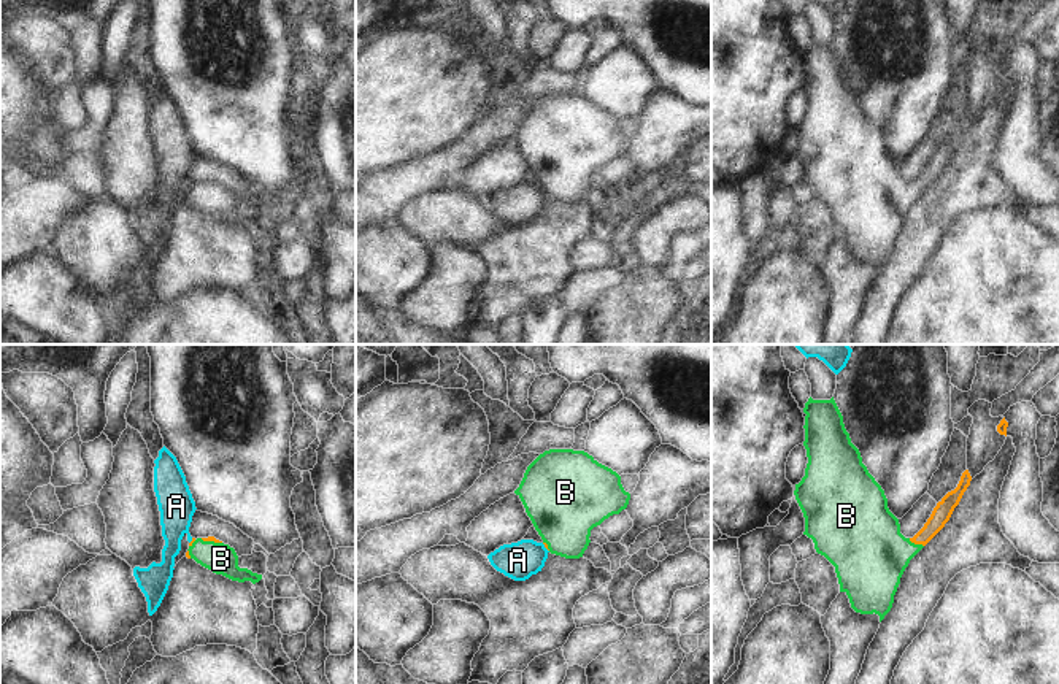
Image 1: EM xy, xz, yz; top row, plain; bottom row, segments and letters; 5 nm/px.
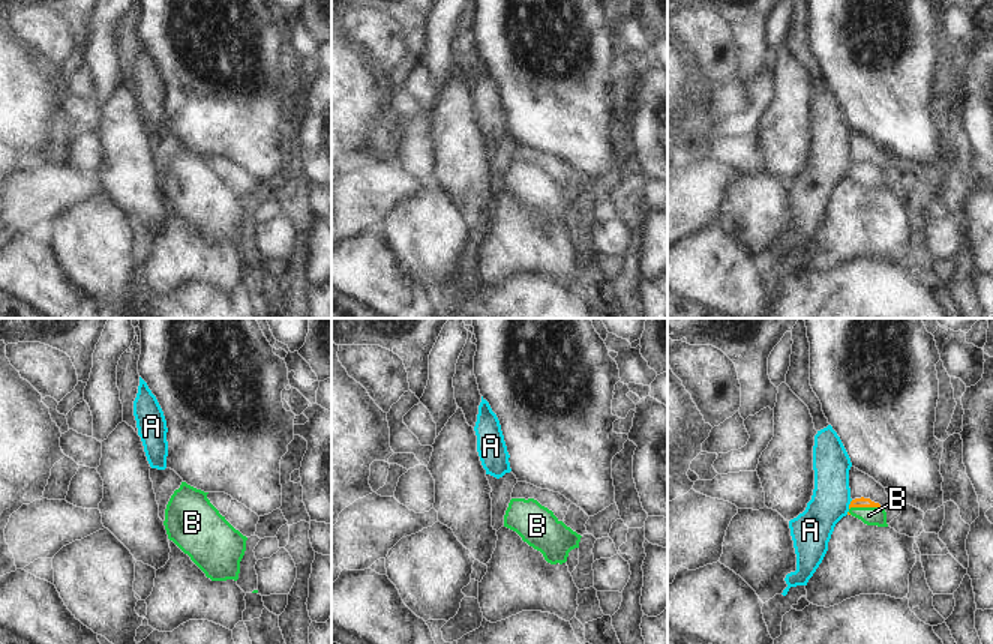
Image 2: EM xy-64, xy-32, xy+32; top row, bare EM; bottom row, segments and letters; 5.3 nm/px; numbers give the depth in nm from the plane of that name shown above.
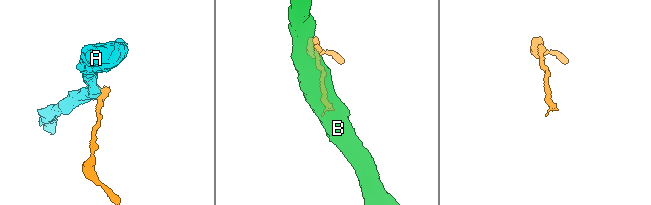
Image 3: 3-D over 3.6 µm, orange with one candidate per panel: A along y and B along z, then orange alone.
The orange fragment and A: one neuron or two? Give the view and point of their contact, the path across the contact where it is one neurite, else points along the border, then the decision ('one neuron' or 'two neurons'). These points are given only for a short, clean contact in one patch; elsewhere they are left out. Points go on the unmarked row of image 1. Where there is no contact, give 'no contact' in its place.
meets orange in xz at (545, 191); border along xz (542, 188), (548, 195); two neurons

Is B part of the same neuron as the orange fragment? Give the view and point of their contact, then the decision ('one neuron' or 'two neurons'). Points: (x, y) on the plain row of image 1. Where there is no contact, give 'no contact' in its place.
yz (916, 188) | one neuron

